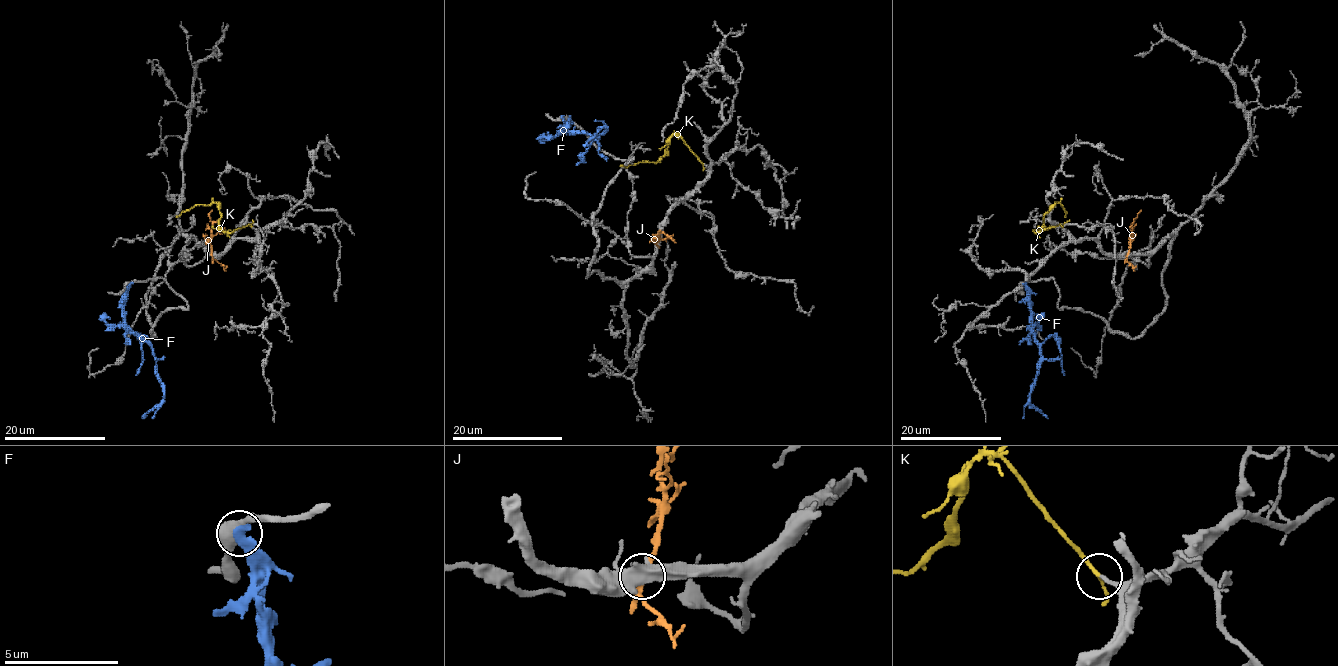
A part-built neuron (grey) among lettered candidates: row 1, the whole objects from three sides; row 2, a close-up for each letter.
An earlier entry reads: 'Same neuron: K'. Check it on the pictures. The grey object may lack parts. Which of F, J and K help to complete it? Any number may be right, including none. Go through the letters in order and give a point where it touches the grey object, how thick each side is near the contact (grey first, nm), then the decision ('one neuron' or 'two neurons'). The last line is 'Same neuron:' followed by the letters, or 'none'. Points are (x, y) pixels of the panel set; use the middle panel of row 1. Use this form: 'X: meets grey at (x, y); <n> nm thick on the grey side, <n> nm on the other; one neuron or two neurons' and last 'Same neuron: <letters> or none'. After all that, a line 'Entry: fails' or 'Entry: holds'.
F: meets grey at (569, 121); 500 nm thick on the grey side, 500 nm on the other; two neurons
J: meets grey at (658, 232); 440 nm thick on the grey side, 190 nm on the other; two neurons
K: meets grey at (702, 163); 190 nm thick on the grey side, 160 nm on the other; two neurons
Same neuron: none
Entry: fails

